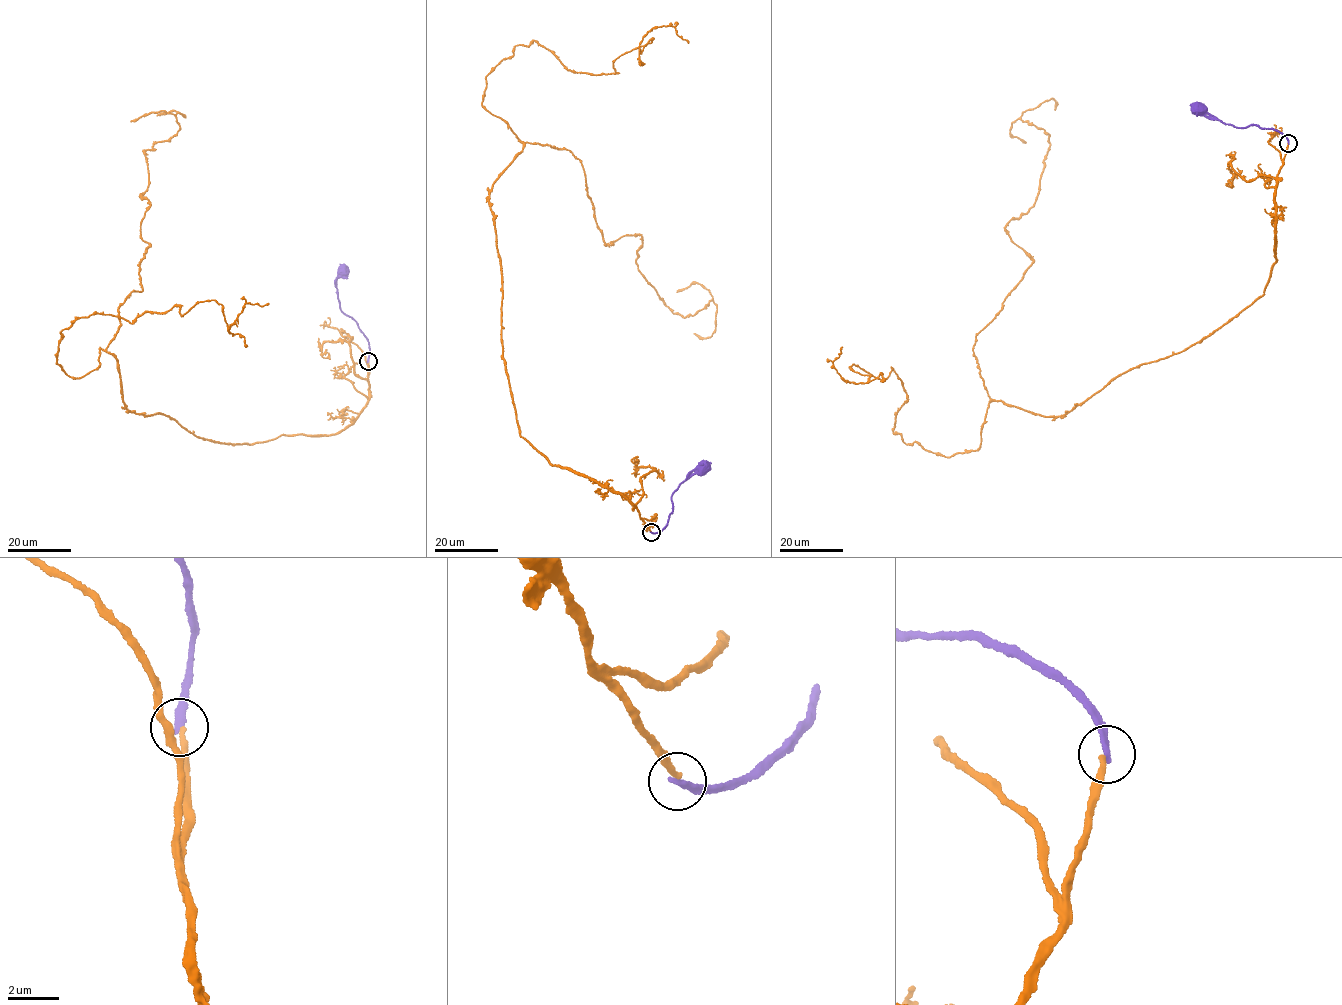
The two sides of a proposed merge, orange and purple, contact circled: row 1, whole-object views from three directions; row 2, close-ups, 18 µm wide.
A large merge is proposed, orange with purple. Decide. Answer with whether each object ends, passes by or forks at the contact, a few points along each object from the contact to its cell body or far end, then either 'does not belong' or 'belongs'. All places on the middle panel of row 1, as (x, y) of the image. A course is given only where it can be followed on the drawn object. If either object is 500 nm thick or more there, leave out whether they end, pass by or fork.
orange ends there; purple ends there; orange runs (651, 531), (520, 435), (489, 190), (523, 145), (482, 96), (521, 44), (599, 75), (656, 27), (689, 43); purple runs (650, 532), (654, 534), (666, 524), (673, 509), (672, 493), (679, 483), (701, 470); does not belong

